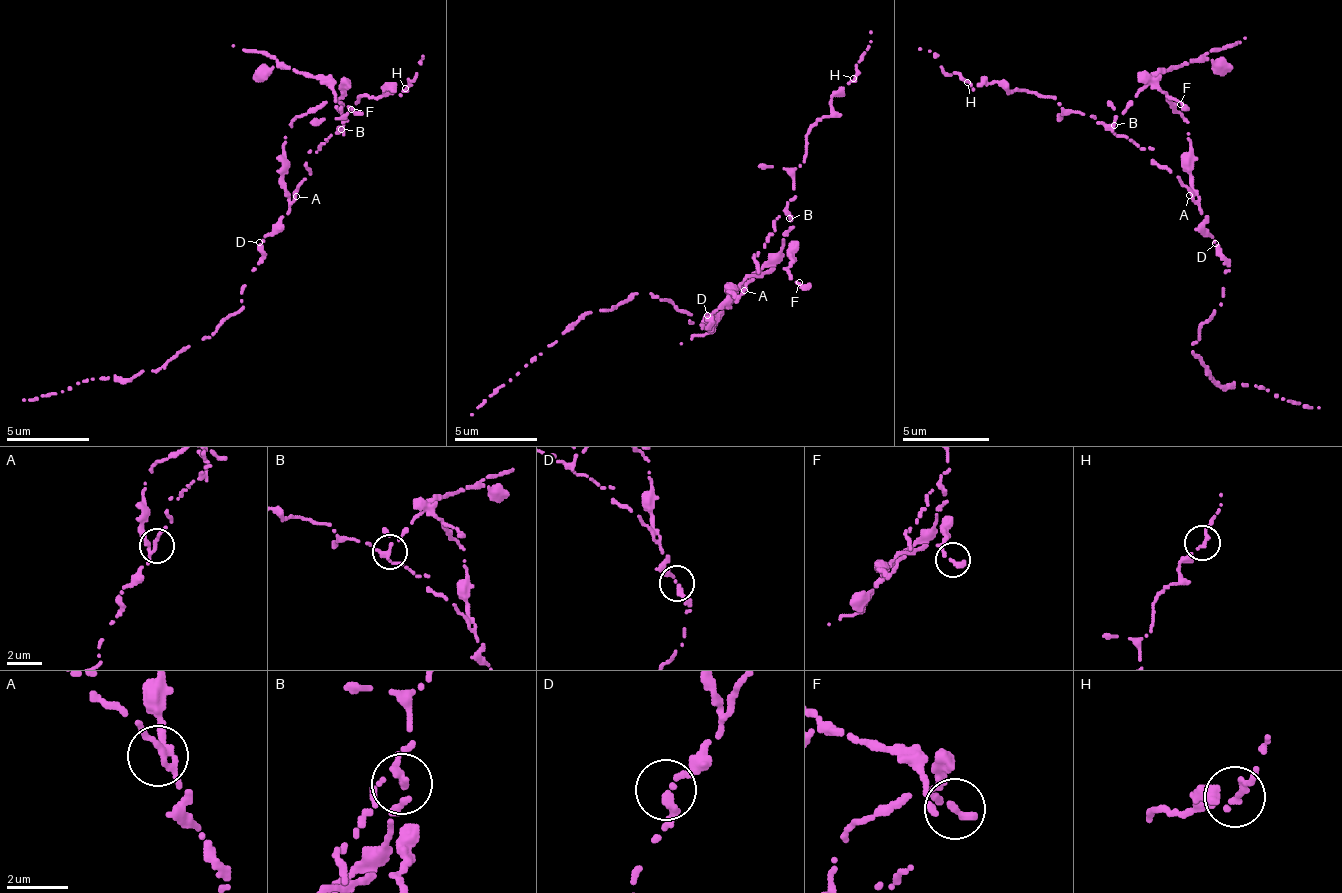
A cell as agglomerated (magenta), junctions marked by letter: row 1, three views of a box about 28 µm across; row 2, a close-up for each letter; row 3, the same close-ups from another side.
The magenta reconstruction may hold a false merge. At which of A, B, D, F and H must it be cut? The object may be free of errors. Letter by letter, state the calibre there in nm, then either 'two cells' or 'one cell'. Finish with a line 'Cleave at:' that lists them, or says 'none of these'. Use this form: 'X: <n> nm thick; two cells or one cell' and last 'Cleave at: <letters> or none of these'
A: 170 nm thick; one cell
B: 180 nm thick; two cells
D: 260 nm thick; one cell
F: 320 nm thick; one cell
H: 190 nm thick; one cell
Cleave at: B

